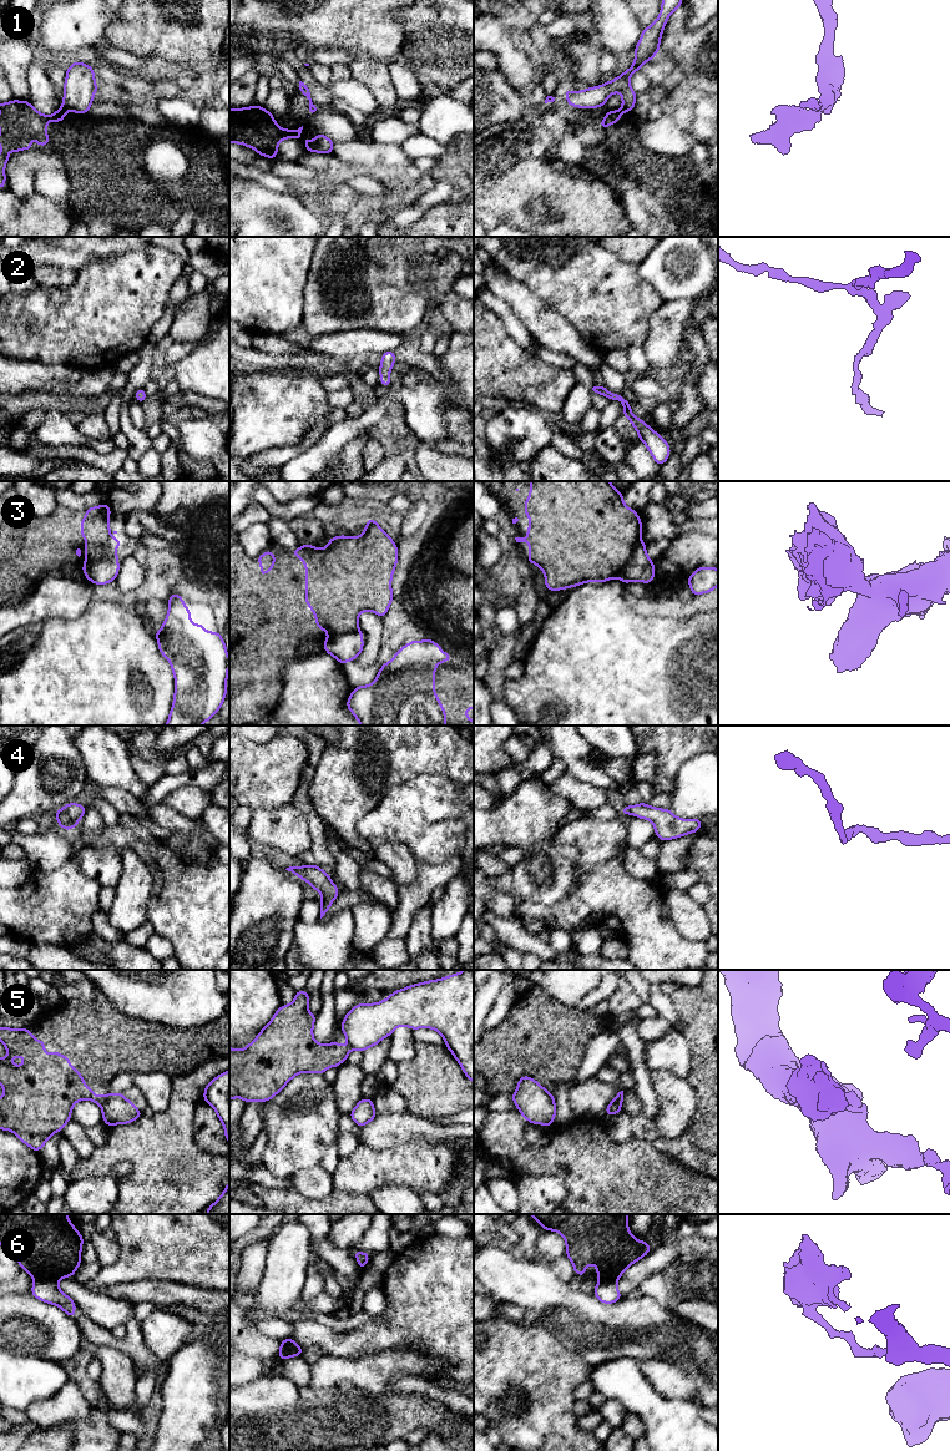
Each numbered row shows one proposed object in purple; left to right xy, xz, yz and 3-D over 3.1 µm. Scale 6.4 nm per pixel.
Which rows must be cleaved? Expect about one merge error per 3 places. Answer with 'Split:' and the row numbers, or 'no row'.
Split: 1, 3, 5, 6

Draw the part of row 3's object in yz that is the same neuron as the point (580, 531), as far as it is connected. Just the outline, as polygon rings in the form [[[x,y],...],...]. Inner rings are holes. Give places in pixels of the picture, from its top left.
[[[530,481],[525,515],[530,519],[530,526],[526,529],[529,536],[515,540],[530,544],[527,560],[544,571],[545,586],[550,591],[616,578],[630,560],[643,530],[637,511],[623,504],[623,495],[610,481]]]

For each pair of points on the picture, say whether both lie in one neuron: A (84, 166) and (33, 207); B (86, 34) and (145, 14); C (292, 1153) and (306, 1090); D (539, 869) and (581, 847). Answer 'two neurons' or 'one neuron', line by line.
A: two neurons
B: two neurons
C: one neuron
D: one neuron

